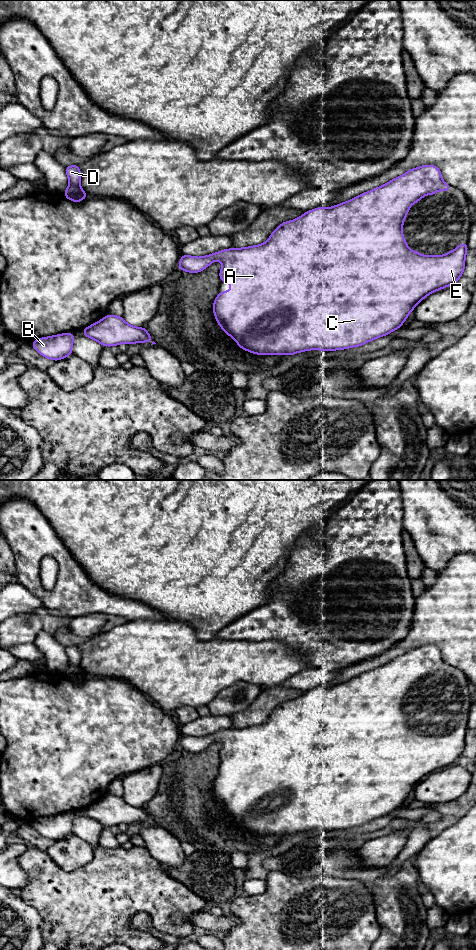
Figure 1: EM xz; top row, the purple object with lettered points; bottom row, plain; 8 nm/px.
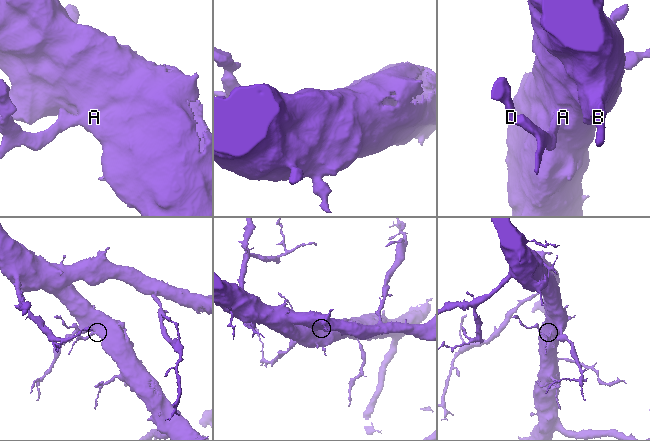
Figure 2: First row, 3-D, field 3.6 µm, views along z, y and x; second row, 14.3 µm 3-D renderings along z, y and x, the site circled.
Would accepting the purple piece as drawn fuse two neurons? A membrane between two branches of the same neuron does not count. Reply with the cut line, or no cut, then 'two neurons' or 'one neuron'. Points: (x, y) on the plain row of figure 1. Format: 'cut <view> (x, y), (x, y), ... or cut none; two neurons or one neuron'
cut none; one neuron

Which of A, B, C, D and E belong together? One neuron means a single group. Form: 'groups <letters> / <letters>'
groups A B C D E

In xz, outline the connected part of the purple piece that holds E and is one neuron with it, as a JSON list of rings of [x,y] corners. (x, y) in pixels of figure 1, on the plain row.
[[[422,645],[408,650],[388,663],[371,671],[360,674],[349,681],[325,688],[324,686],[305,692],[295,700],[285,701],[280,704],[269,716],[269,719],[260,725],[244,728],[229,728],[203,737],[182,735],[178,748],[189,753],[203,751],[213,742],[220,740],[222,748],[219,752],[220,761],[231,763],[230,771],[218,773],[213,783],[213,794],[220,808],[225,811],[244,831],[257,835],[294,835],[309,830],[342,830],[351,827],[362,826],[379,817],[383,817],[400,808],[406,801],[414,787],[432,772],[436,772],[457,763],[465,749],[465,738],[468,723],[460,723],[454,731],[448,731],[446,735],[420,735],[418,731],[412,731],[403,718],[403,701],[412,683],[418,683],[425,675],[434,675],[437,671],[450,671],[451,666],[442,659],[441,651],[435,645]]]

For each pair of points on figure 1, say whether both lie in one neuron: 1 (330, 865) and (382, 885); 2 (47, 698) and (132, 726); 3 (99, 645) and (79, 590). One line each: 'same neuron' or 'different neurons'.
1: same neuron
2: same neuron
3: different neurons

